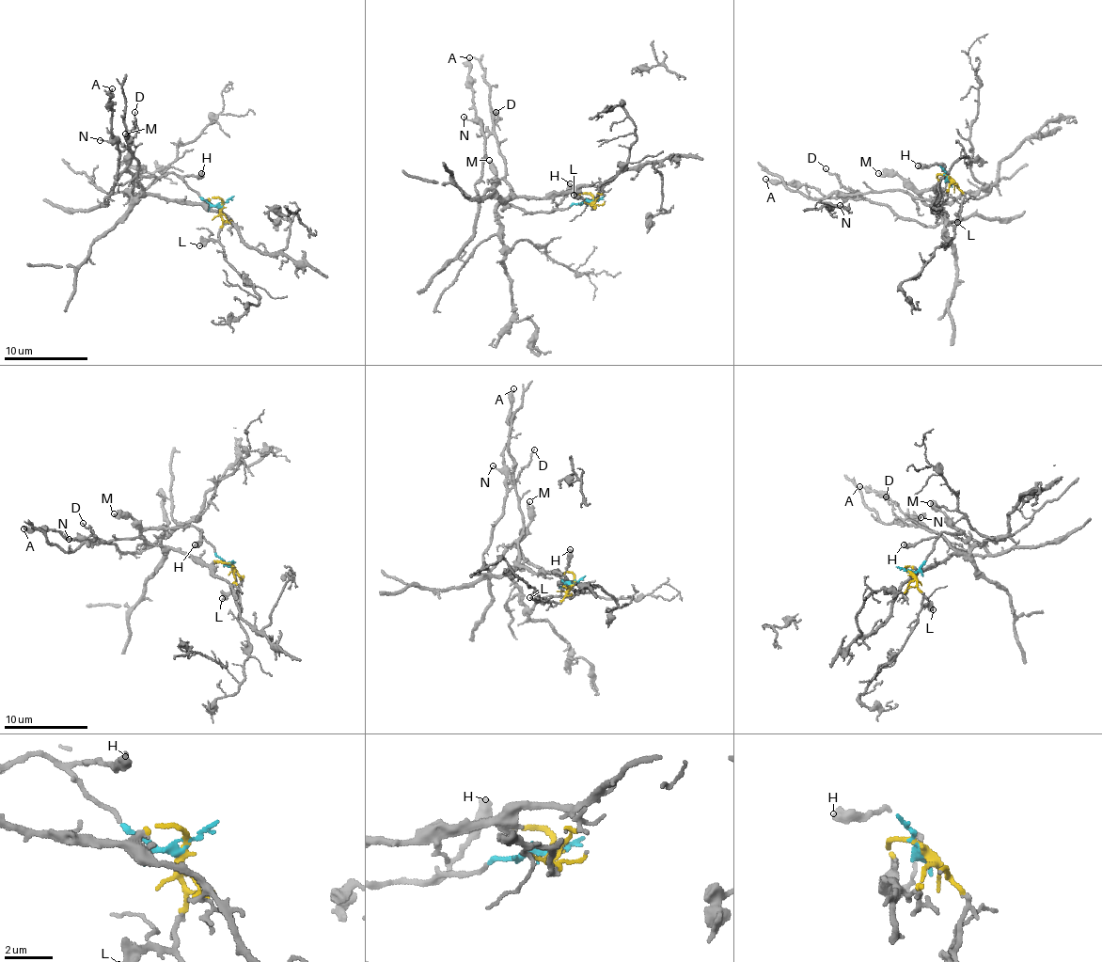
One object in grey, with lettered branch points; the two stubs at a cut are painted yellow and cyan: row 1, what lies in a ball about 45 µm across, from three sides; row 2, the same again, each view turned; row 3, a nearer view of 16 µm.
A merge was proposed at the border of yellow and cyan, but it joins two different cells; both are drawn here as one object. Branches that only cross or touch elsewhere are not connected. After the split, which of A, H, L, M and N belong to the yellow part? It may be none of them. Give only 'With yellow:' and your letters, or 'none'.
With yellow: L

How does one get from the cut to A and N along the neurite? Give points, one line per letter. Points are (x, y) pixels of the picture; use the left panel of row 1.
A: (221, 205), (211, 205), (173, 173), (140, 177), (124, 171), (106, 201), (119, 150), (111, 127), (113, 88)
N: (221, 205), (211, 205), (173, 173), (140, 177), (124, 171), (106, 201), (119, 150), (114, 143), (100, 140)

